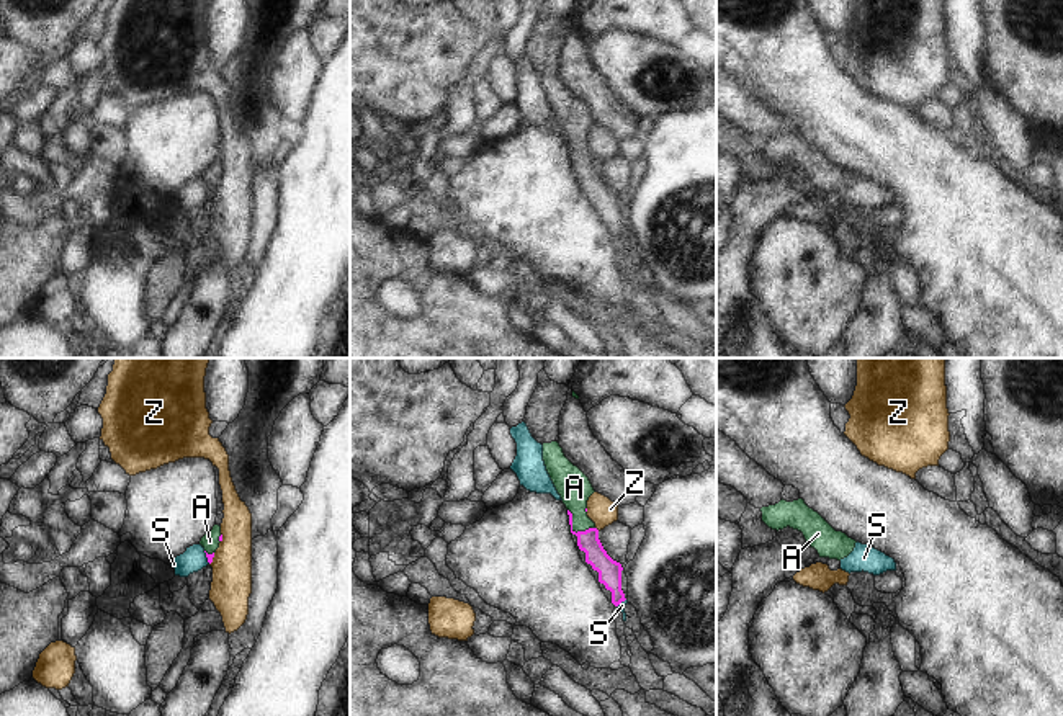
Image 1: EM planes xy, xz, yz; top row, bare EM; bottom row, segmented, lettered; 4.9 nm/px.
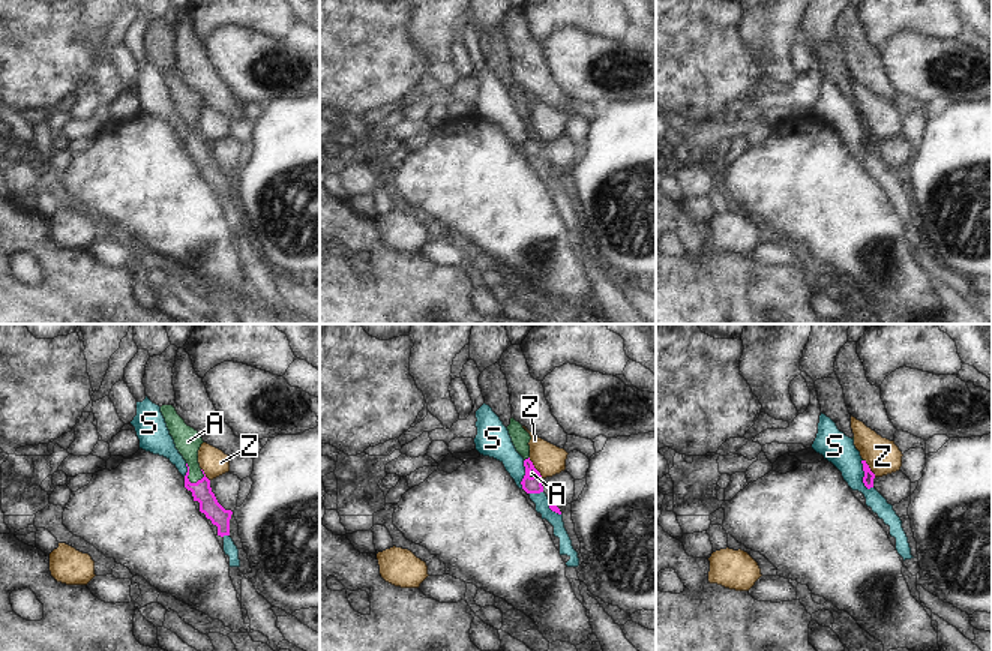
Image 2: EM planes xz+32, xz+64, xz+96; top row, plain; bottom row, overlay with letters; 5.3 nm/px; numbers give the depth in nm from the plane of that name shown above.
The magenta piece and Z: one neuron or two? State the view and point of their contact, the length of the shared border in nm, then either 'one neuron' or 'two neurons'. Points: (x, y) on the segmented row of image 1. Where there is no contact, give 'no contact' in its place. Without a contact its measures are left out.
xy (211, 559) | 70 nm | two neurons

